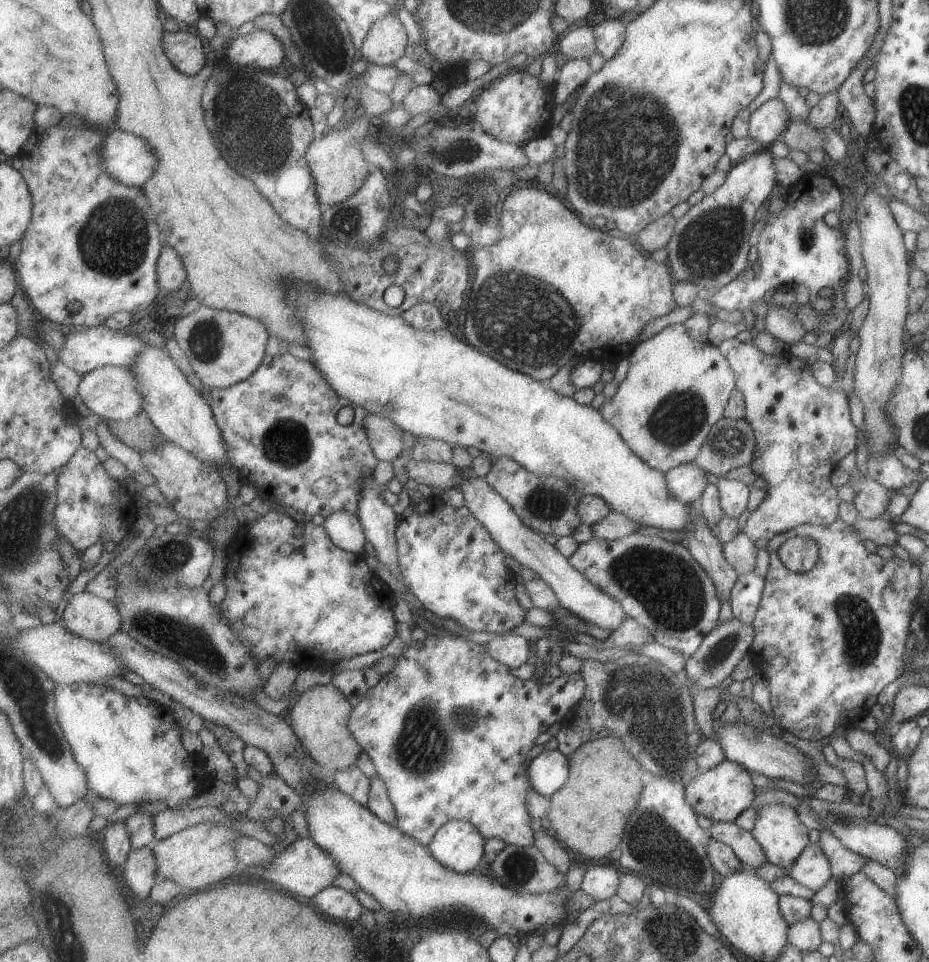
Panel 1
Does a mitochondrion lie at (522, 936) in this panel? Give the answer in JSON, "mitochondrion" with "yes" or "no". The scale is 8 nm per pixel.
{"mitochondrion":"no"}

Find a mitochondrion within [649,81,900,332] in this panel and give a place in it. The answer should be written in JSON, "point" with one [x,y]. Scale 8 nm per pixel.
{"point":[707,245]}

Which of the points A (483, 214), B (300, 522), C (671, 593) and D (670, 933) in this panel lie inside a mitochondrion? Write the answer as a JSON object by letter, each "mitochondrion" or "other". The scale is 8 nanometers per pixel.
{"A":"mitochondrion","B":"other","C":"mitochondrion","D":"mitochondrion"}

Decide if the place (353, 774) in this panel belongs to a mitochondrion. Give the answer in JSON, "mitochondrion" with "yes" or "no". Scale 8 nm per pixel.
{"mitochondrion":"no"}

